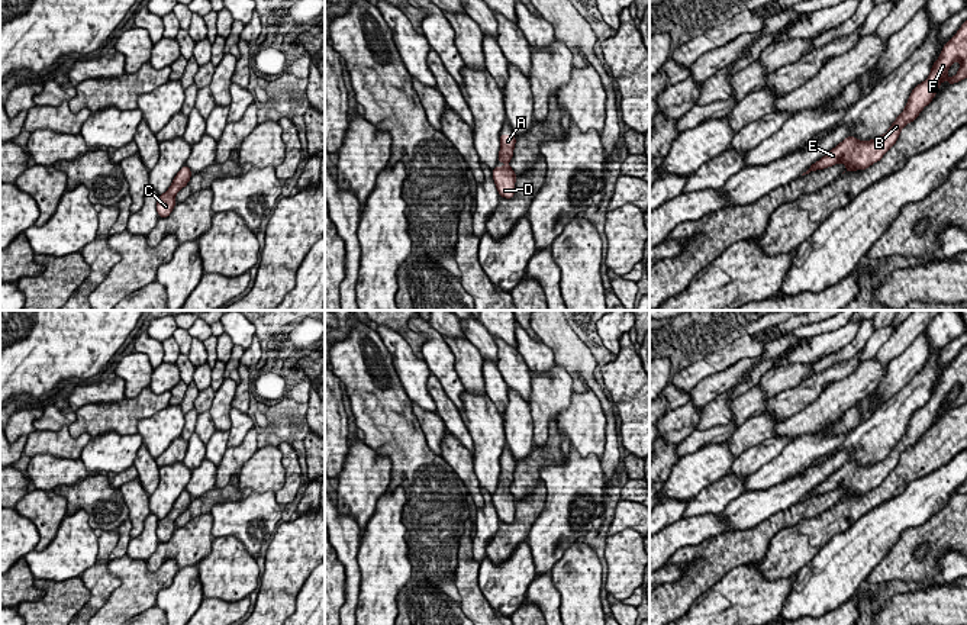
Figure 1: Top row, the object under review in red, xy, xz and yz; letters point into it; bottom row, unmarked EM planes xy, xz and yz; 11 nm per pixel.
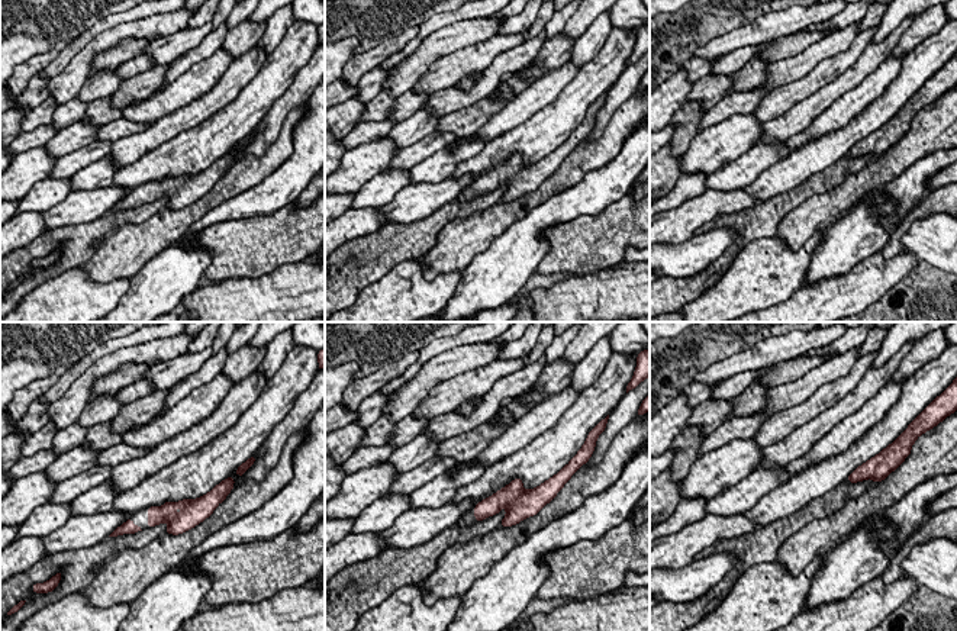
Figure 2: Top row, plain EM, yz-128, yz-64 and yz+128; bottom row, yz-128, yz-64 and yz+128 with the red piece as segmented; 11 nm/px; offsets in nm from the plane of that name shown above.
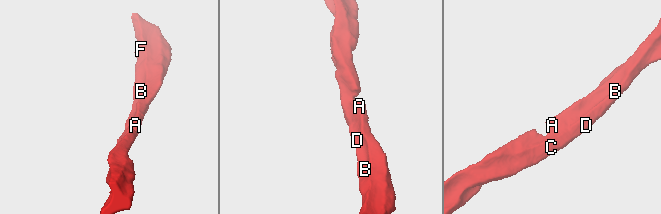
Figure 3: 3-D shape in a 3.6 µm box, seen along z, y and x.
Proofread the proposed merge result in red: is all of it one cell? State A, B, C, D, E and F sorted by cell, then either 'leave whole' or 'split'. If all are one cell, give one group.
A B C D E F; leave whole

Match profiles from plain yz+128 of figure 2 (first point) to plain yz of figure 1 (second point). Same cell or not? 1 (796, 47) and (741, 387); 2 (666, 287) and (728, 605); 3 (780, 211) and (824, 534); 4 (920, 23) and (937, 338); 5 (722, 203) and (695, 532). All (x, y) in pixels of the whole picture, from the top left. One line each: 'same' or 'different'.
1: different
2: different
3: different
4: same
5: same

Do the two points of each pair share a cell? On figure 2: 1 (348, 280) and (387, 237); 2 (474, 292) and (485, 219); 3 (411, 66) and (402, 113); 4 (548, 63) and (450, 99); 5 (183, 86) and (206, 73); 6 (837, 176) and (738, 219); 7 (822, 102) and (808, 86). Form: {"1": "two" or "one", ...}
{"1": "one", "2": "two", "3": "two", "4": "two", "5": "one", "6": "one", "7": "two"}

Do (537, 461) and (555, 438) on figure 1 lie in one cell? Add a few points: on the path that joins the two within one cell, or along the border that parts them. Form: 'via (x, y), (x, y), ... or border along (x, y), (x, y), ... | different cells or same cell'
via (542, 456), (554, 444) | same cell

